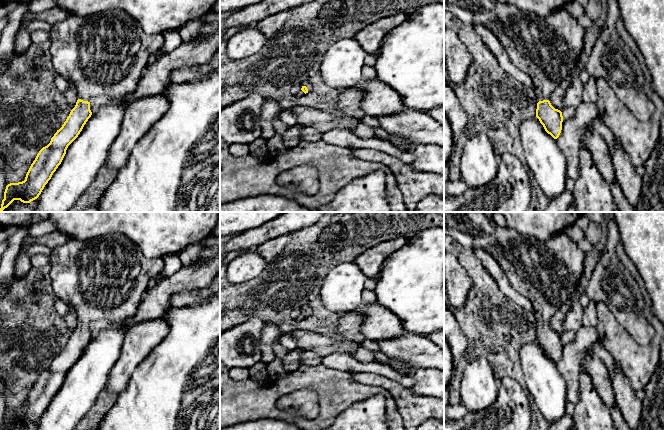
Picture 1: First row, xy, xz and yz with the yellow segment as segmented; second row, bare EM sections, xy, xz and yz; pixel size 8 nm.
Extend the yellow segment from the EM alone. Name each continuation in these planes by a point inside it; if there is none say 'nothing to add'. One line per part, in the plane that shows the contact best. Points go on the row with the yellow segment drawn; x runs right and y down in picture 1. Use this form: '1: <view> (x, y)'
1: xy (105, 54)

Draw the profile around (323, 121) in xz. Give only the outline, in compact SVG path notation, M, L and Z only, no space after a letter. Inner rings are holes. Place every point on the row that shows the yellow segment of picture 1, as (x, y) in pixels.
M301 105L282 109L281 113L284 110L292 111L296 115L299 125L317 129L320 133L324 133L332 129L353 130L358 124L358 120L351 116L325 112Z

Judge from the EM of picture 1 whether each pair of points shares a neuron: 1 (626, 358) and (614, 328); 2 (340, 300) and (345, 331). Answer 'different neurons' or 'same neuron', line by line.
1: same neuron
2: different neurons

